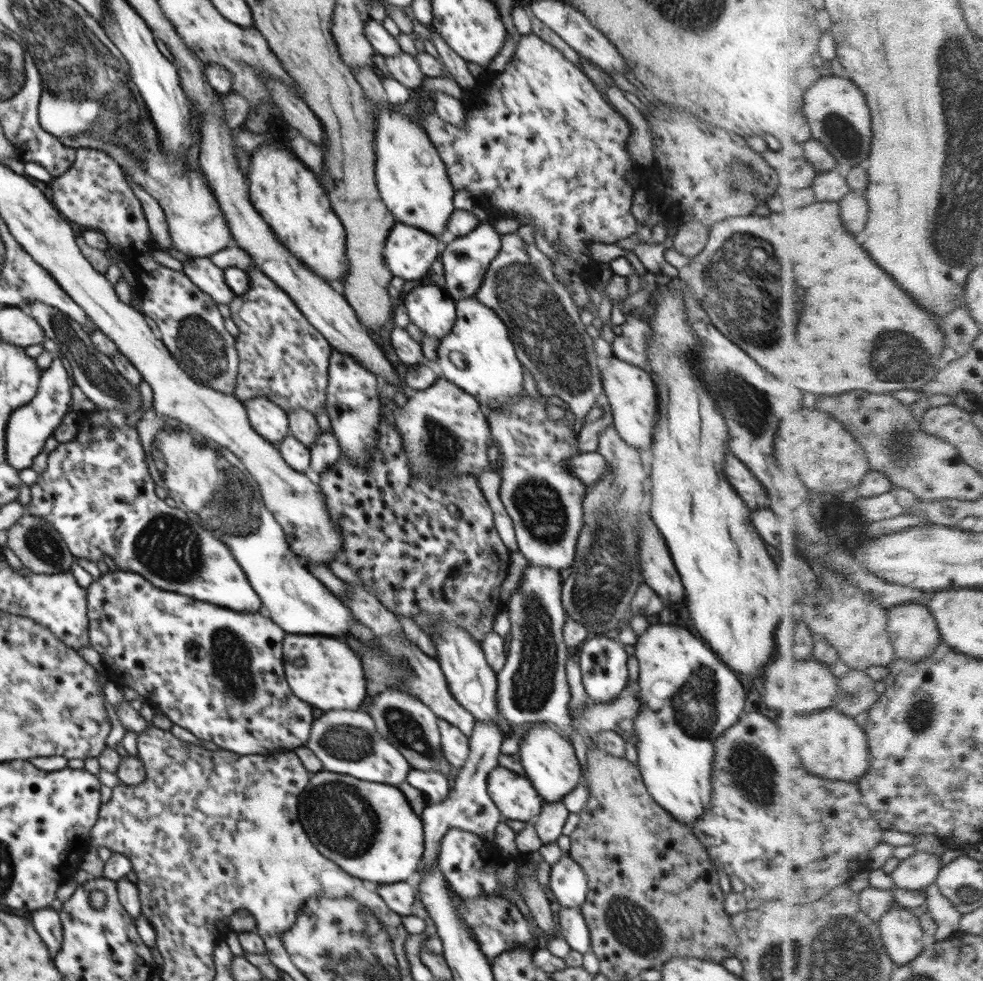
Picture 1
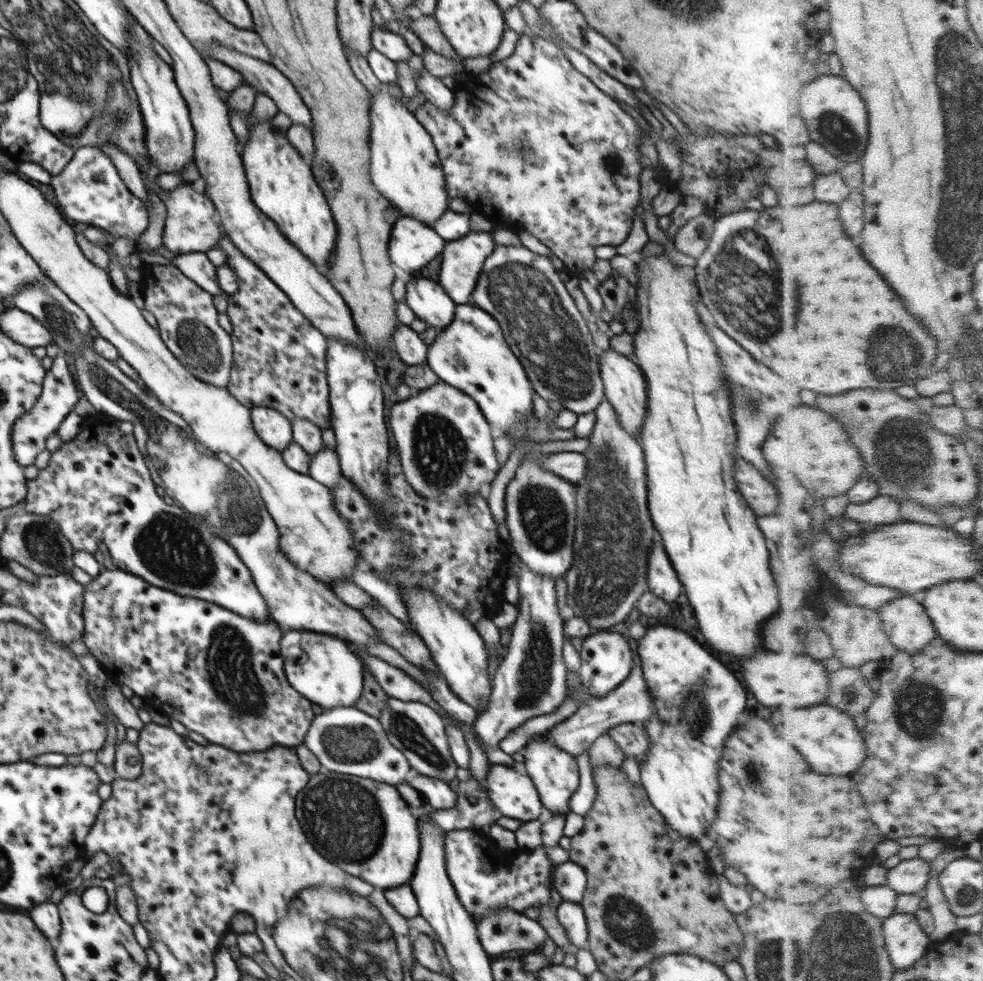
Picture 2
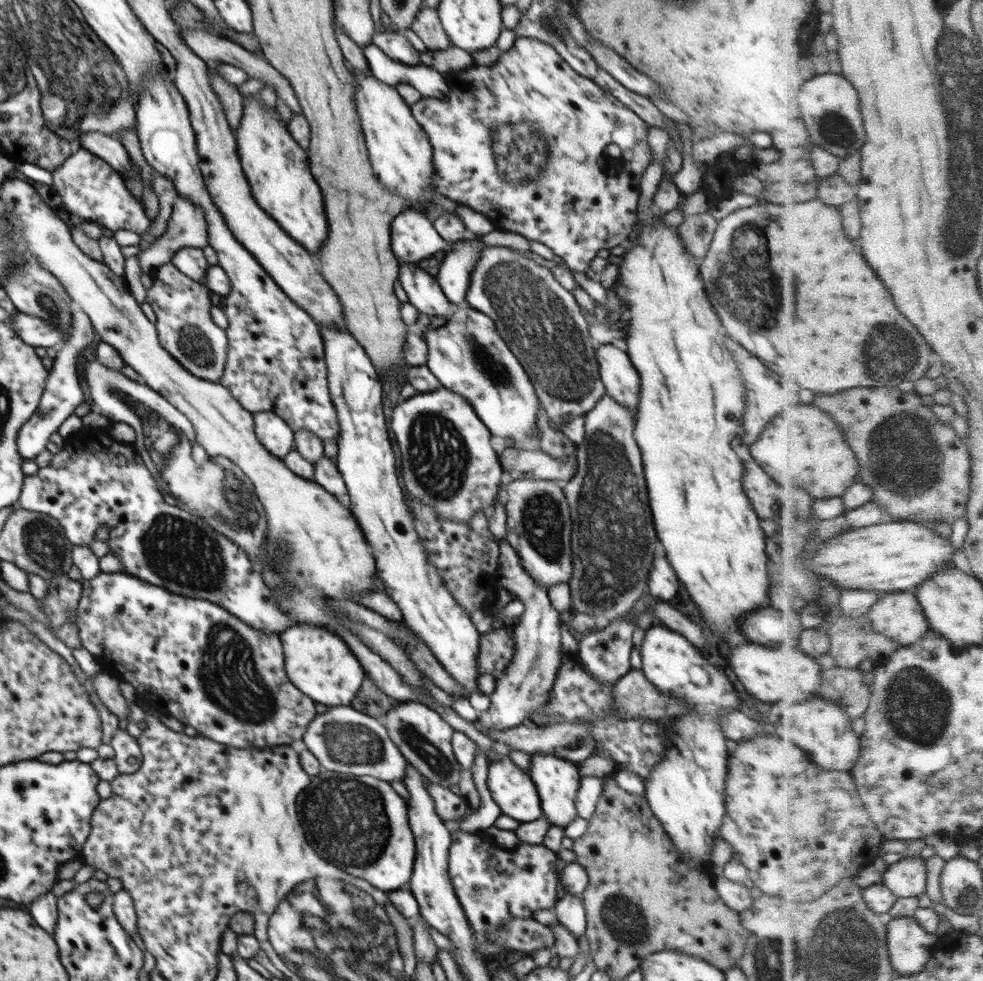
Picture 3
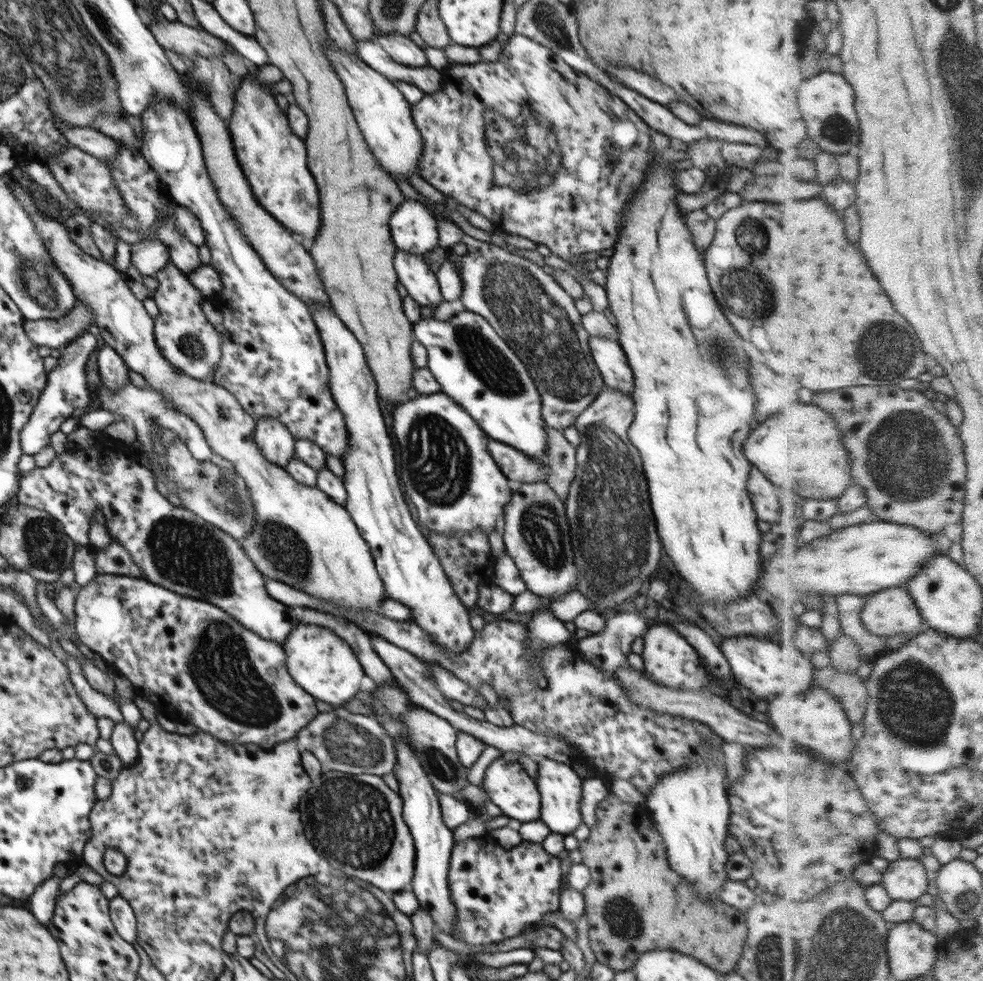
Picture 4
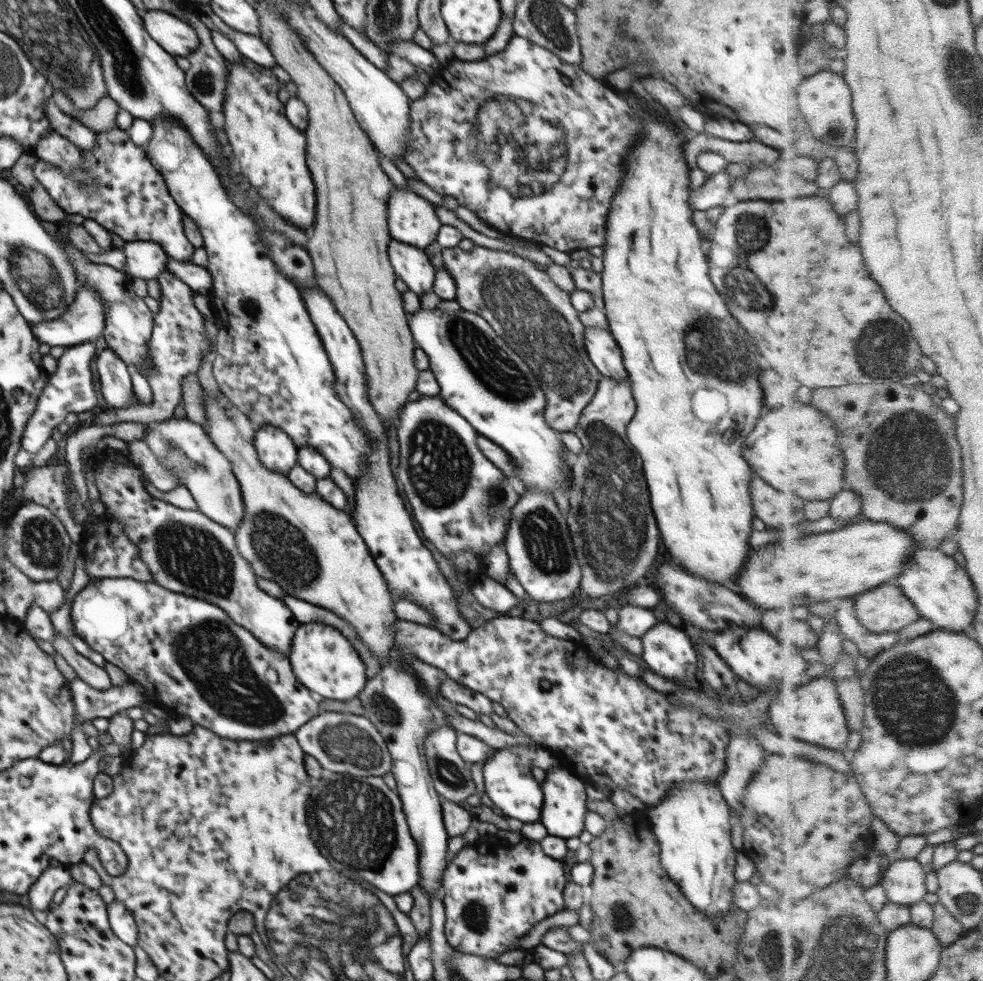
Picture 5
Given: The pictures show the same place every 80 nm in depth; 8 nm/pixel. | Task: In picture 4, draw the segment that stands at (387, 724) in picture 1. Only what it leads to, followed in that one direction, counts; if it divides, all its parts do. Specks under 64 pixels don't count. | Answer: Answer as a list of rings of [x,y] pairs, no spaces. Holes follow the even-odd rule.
[[[415,705],[410,712],[404,714],[402,723],[406,725],[409,745],[413,753],[418,757],[424,772],[428,775],[433,788],[442,794],[448,794],[454,798],[454,794],[462,794],[468,782],[468,769],[460,762],[455,745],[457,739],[456,730],[446,721],[432,714],[424,707]]]

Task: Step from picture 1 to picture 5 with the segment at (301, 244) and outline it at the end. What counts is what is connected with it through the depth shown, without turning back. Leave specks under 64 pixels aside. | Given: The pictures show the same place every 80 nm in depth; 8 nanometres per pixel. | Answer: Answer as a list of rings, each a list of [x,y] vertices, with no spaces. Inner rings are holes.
[[[250,61],[227,62],[229,64],[228,84],[225,92],[225,133],[229,140],[230,154],[238,166],[246,182],[252,190],[270,205],[270,209],[278,213],[284,221],[301,228],[306,232],[315,223],[316,217],[316,189],[307,165],[305,131],[296,128],[285,115],[284,105],[277,96],[280,88],[284,86],[268,67]]]

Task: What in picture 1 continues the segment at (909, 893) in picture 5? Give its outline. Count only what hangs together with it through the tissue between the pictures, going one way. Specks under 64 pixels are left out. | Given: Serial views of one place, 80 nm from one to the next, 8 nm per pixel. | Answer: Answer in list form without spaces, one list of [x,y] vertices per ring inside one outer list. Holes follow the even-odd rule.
[[[917,851],[900,862],[892,873],[897,886],[913,891],[924,891],[939,880],[943,858],[930,852]]]

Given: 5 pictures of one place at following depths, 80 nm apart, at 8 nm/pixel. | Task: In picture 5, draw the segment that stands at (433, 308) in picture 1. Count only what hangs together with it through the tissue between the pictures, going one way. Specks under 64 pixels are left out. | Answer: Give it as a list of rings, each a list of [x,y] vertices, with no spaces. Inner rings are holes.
[[[390,238],[388,254],[397,278],[401,278],[414,294],[433,292],[434,267],[424,250]]]

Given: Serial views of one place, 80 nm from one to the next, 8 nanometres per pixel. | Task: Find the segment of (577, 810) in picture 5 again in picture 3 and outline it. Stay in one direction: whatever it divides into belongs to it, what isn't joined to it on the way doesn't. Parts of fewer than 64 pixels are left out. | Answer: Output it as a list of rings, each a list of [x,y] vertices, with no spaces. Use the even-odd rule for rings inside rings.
[[[534,753],[531,754],[529,775],[540,797],[543,814],[552,825],[564,830],[577,817],[575,804],[581,779],[578,764],[550,753]]]

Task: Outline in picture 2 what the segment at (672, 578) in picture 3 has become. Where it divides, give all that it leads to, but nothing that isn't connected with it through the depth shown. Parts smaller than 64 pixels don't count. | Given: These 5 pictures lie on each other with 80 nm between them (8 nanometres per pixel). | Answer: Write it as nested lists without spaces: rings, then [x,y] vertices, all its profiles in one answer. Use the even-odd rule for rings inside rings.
[[[660,543],[652,546],[648,555],[648,590],[672,604],[683,592],[683,584]]]

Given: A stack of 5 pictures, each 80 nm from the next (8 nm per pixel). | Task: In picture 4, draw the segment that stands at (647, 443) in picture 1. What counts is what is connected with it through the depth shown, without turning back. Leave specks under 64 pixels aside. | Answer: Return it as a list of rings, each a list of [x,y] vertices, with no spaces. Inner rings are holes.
[[[590,336],[589,347],[603,376],[603,384],[619,392],[632,393],[635,387],[634,375],[618,341],[603,336]]]

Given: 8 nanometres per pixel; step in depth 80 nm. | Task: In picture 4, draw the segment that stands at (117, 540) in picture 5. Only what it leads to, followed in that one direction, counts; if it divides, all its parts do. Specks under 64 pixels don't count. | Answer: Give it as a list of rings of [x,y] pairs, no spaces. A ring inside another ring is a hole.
[[[115,538],[106,549],[96,549],[90,546],[91,553],[94,555],[96,572],[107,575],[122,575],[143,578],[142,571],[135,565],[135,562],[127,554],[127,550],[117,543]]]

